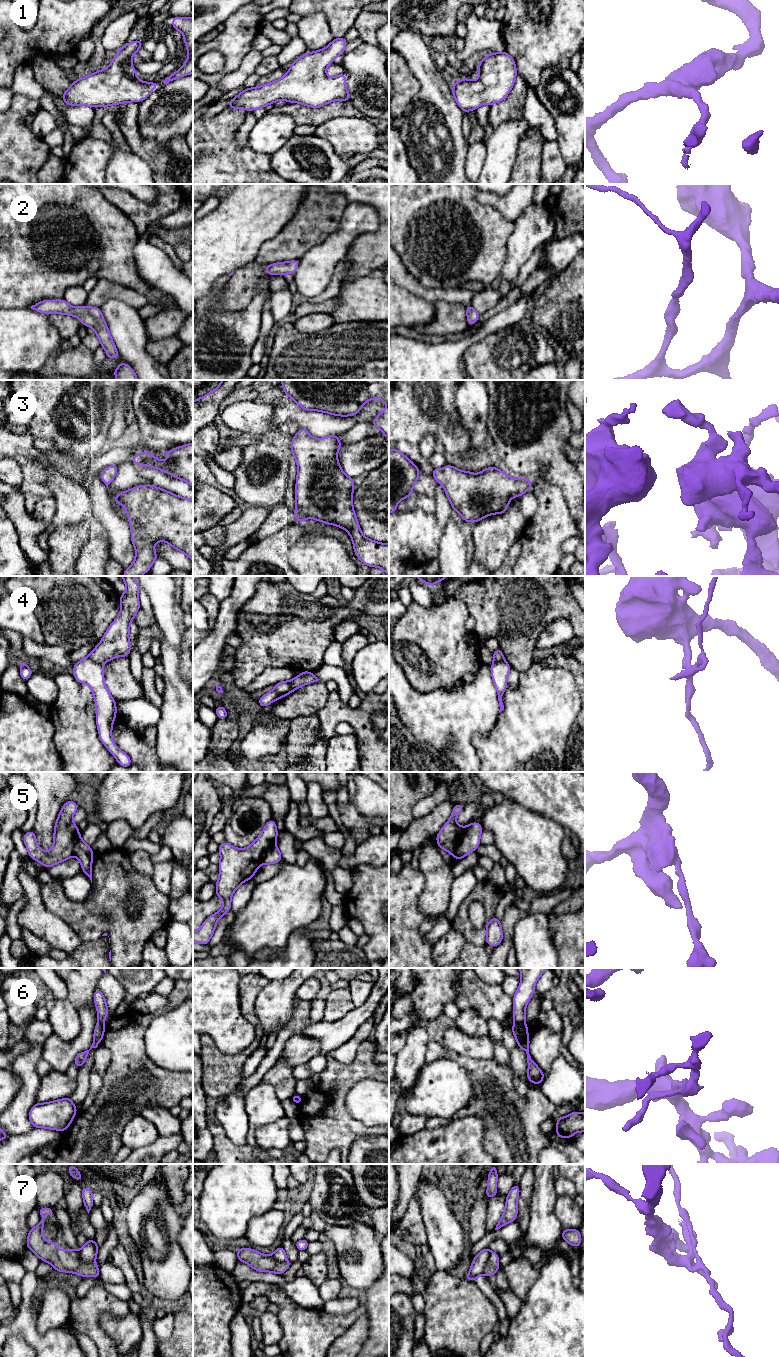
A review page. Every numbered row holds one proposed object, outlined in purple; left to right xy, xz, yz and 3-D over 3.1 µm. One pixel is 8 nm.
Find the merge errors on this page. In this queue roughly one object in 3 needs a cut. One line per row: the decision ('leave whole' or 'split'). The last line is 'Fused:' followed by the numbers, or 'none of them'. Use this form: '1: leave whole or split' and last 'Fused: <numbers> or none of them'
1: leave whole
2: leave whole
3: leave whole
4: split
5: split
6: split
7: split
Fused: 4, 5, 6, 7

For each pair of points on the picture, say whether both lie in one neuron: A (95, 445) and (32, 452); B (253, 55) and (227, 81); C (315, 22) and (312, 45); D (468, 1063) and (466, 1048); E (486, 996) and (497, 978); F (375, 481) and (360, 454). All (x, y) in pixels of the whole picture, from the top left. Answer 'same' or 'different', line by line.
A: different
B: same
C: same
D: different
E: different
F: different

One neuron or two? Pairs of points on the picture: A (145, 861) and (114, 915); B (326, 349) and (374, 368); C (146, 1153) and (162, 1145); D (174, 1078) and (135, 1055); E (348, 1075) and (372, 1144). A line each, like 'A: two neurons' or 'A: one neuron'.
A: two neurons
B: one neuron
C: one neuron
D: one neuron
E: two neurons

